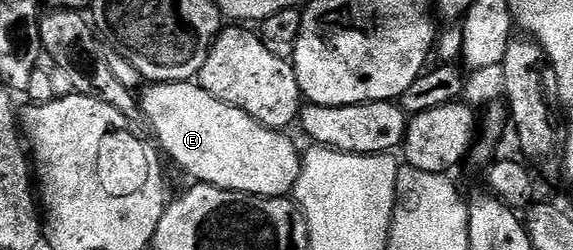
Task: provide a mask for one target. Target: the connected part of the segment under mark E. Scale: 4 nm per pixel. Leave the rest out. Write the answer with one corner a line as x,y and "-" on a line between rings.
169,81
146,87
141,93
146,124
151,124
162,152
195,177
191,179
254,197
285,197
294,190
303,158
286,132
267,129
245,111
213,99
198,83

